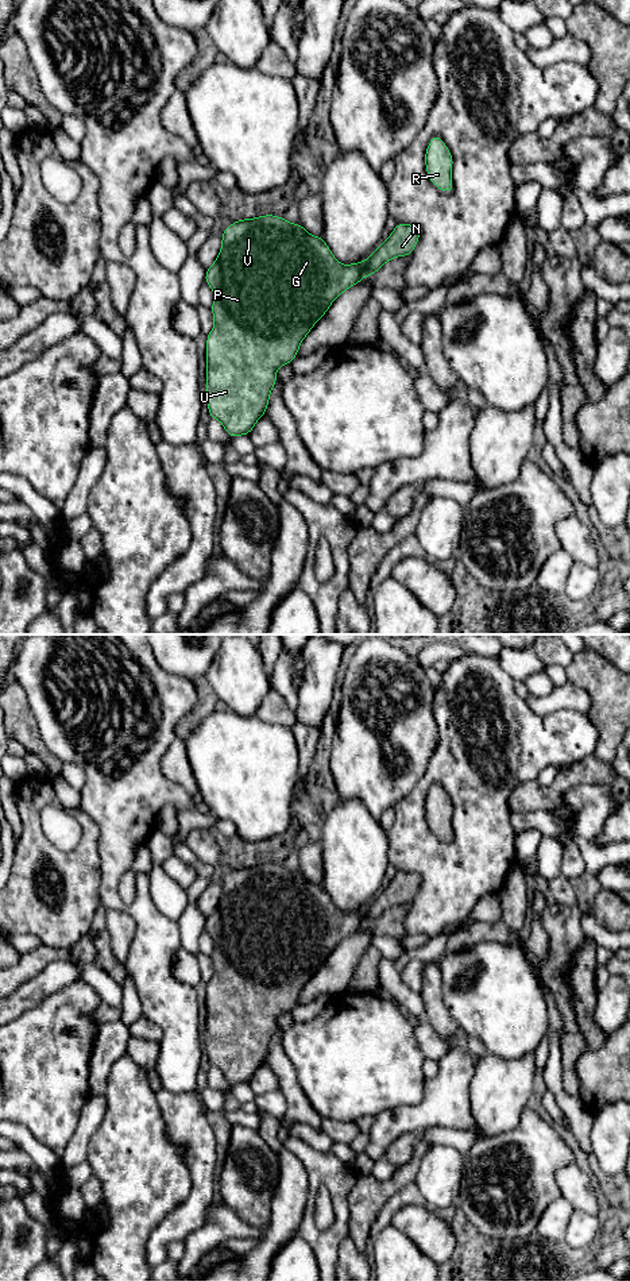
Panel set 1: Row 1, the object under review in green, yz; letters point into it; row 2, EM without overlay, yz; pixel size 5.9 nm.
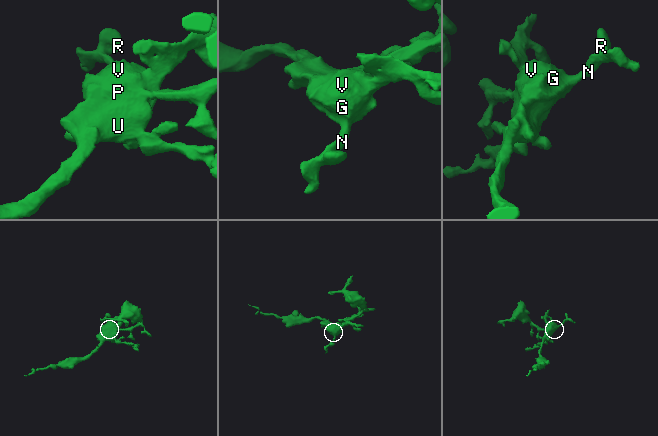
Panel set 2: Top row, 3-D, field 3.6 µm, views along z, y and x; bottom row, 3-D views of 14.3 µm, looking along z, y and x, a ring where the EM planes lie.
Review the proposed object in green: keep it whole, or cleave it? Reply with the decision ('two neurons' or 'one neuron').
one neuron

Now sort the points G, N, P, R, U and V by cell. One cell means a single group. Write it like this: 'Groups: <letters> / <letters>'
Groups: G N P R U V

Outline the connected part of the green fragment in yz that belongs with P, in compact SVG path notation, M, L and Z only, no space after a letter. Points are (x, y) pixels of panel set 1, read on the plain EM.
M263 863L229 872L221 883L217 907L205 921L205 931L214 941L210 956L214 973L206 984L206 1053L210 1066L219 1068L231 1085L250 1083L266 1062L270 1041L277 1033L277 1018L294 1008L302 988L336 945L376 921L389 908L410 903L420 883L418 873L397 871L389 887L366 908L341 912L322 885L310 883L299 871L291 872L279 864Z

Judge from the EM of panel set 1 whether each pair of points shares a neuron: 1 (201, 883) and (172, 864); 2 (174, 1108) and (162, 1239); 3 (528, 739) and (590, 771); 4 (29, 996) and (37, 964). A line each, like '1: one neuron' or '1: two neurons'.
1: two neurons
2: one neuron
3: two neurons
4: two neurons

